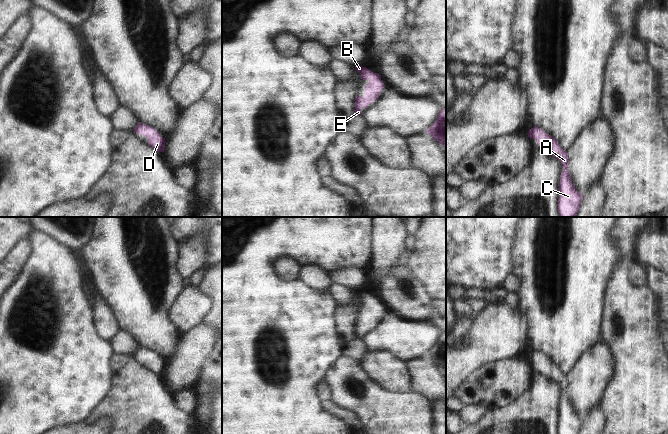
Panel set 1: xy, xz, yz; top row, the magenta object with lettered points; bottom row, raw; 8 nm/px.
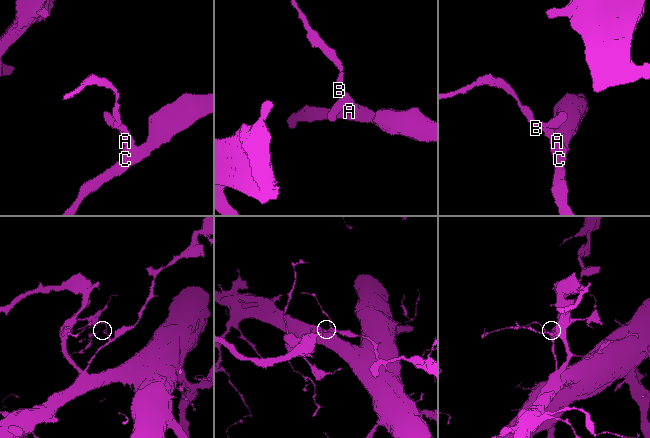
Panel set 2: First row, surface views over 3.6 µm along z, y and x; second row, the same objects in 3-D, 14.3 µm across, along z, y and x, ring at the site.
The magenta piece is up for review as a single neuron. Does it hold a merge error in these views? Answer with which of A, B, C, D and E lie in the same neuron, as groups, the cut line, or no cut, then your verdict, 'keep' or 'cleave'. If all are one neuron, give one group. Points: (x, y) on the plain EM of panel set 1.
A B C D E | no cut | keep

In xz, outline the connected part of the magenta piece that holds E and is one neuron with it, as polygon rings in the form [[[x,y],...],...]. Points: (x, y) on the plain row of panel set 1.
[[[361,289],[355,290],[355,294],[361,298],[361,303],[368,304],[369,307],[365,310],[365,319],[359,321],[356,318],[354,339],[361,339],[361,333],[366,333],[380,319],[382,313],[386,310],[378,297],[372,296],[370,293]]]

